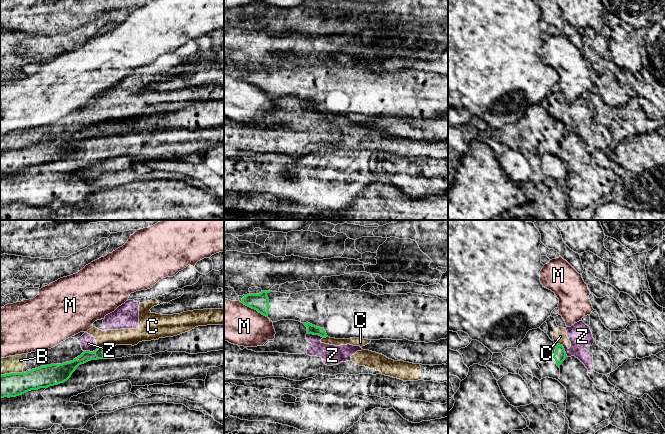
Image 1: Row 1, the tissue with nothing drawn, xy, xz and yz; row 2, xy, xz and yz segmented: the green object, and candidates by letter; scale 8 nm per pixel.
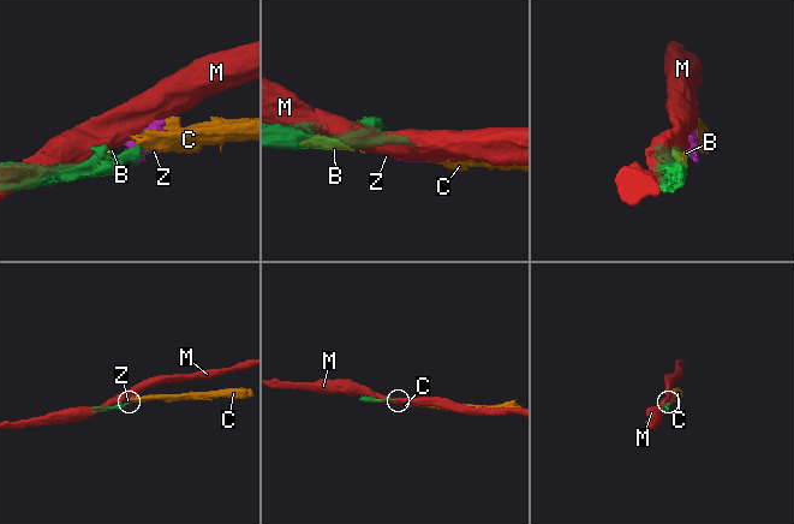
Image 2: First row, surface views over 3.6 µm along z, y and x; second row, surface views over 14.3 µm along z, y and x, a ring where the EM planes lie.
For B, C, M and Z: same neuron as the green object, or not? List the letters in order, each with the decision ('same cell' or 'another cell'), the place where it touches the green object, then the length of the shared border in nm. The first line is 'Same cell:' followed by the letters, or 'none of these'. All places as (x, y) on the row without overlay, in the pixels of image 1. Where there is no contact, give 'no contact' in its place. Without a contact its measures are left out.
Same cell: none of these
B: another cell; contact xy (11, 149); length 190 nm
C: another cell; contact yz (557, 119); length 80 nm
M: another cell; contact xz (254, 84); length 260 nm
Z: another cell; contact xz (315, 110); length 140 nm

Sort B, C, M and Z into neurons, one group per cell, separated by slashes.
B C Z / M

